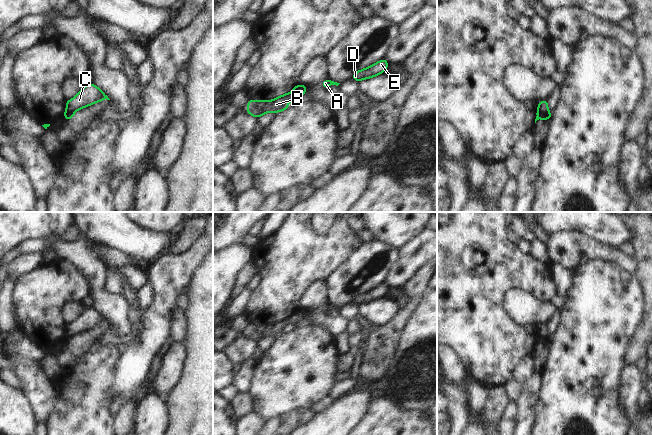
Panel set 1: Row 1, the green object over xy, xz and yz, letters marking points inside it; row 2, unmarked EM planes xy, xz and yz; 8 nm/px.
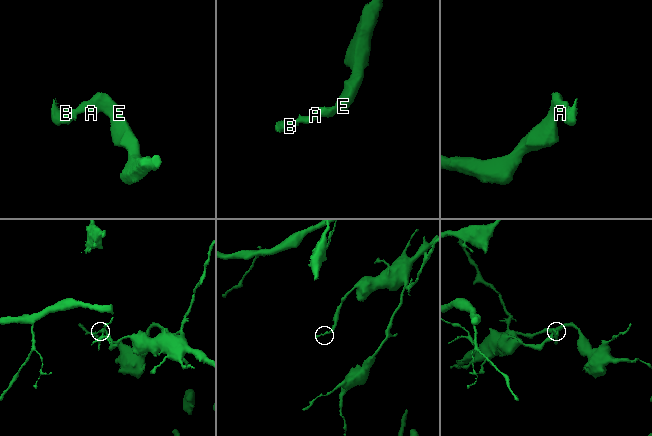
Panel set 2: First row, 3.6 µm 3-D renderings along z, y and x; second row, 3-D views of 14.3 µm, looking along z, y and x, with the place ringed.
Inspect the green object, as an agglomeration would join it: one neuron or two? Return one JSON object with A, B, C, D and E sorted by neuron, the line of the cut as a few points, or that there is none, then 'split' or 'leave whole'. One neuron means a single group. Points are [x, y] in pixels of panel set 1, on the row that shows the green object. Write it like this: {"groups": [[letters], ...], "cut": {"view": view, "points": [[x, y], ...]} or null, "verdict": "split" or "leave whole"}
{"groups": [["A", "B", "C", "D", "E"]], "cut": null, "verdict": "leave whole"}

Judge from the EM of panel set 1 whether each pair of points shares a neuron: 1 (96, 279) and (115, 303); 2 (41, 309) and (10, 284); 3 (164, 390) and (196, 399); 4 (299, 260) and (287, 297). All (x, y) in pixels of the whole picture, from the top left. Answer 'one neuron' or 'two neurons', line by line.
1: one neuron
2: two neurons
3: two neurons
4: one neuron

